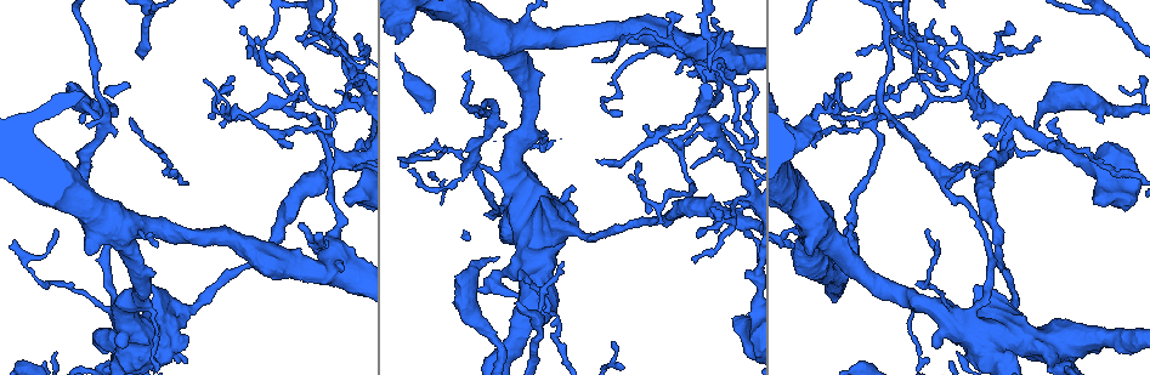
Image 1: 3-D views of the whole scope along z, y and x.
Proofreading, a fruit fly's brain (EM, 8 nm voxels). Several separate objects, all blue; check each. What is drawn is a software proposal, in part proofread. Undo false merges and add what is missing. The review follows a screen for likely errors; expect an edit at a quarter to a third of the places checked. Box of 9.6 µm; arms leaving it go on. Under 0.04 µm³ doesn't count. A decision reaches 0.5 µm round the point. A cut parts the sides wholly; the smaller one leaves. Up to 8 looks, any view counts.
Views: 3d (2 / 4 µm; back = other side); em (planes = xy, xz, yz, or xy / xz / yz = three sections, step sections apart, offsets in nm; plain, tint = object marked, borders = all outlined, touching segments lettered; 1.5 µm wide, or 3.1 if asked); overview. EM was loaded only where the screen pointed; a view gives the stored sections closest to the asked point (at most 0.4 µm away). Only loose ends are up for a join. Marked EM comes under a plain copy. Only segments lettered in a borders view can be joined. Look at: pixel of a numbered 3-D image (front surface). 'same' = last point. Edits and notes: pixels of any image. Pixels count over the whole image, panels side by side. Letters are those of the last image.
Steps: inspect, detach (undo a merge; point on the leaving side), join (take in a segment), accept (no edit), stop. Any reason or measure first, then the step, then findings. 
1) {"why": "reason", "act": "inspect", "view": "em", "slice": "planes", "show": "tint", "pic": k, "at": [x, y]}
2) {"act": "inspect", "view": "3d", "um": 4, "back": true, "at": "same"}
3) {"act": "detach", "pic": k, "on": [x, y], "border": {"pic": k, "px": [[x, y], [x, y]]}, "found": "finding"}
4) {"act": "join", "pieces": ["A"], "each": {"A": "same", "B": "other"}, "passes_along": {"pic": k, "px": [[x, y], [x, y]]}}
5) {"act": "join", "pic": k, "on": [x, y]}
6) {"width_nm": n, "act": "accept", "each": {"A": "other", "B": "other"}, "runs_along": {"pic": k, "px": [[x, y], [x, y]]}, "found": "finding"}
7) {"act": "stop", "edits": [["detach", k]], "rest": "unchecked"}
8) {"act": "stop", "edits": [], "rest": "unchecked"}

{"why": "free end", "act": "inspect", "view": "em", "slice": "planes", "show": "borders", "pic": 1, "at": [724, 201]}

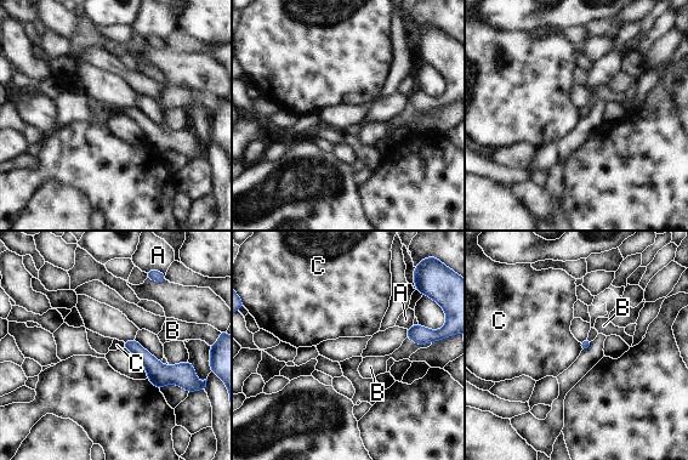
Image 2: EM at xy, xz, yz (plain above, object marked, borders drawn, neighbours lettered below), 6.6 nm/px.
{"longest_contact_nm": ["B", 160], "act": "accept", "each": {"A": "other", "B": "other", "C": "other"}, "runs_along": {"pic": 2, "px": [[126, 344], [163, 375], [180, 380]]}, "found": "no lettered segment goes on from it"}

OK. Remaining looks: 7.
{"why": "sharp bend", "act": "inspect", "view": "3d", "um": 2, "pic": 1, "at": [686, 57]}

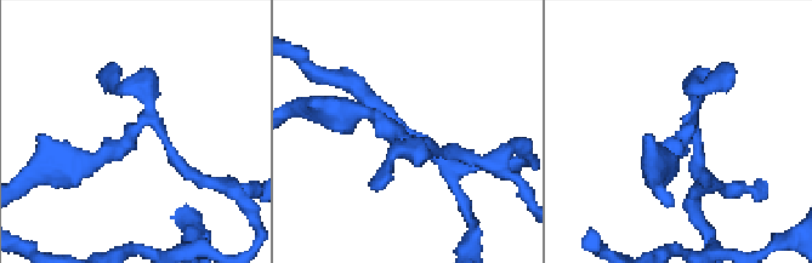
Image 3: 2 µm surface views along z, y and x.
{"why": "now the EM", "act": "inspect", "view": "em", "slice": "planes", "show": "tint", "pic": 3, "at": [409, 137]}

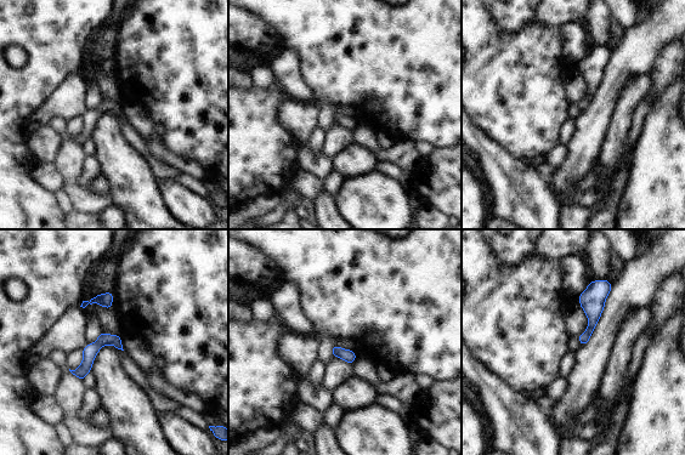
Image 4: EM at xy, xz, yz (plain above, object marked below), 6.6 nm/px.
{"act": "inspect", "view": "em", "slice": "planes", "show": "borders", "at": "same"}

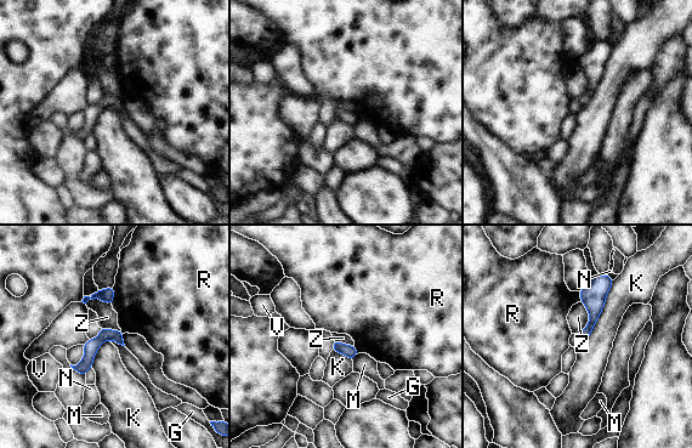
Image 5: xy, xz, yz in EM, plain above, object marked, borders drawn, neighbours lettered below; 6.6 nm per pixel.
{"act": "accept", "each": {"G": "other", "K": "other", "M": "other", "N": "other", "R": "other", "V": "other", "Z": "other"}, "runs_along": {"pic": 5, "px": [[119, 334], [105, 335], [79, 369]]}, "found": "one neuron here"}

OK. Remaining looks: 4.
{"why": "end of a long branch", "act": "inspect", "view": "em", "slice": "planes", "show": "tint", "pic": 1, "at": [622, 111]}

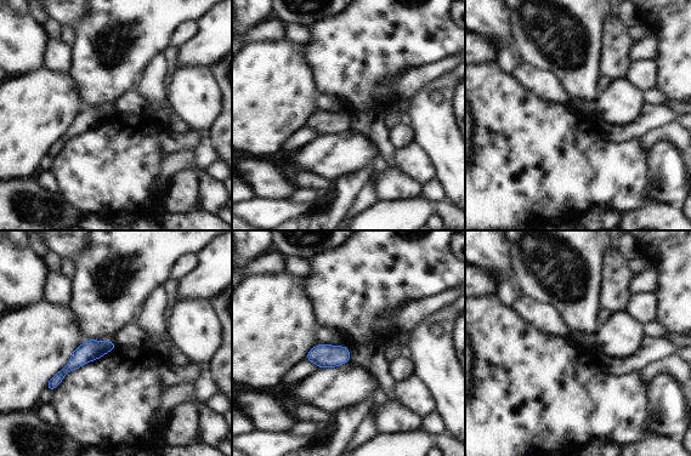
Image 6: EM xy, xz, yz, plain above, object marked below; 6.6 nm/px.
{"act": "inspect", "view": "em", "slice": "planes", "show": "borders", "at": "same"}

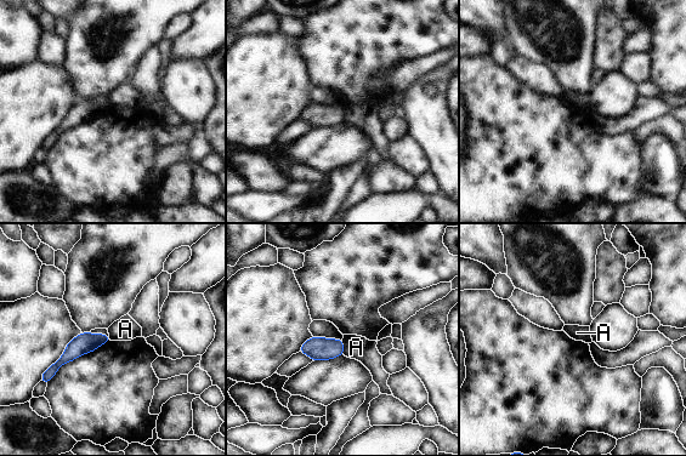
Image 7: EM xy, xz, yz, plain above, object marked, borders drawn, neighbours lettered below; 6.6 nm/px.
{"longest_contact_nm": ["A", 110], "act": "accept", "each": {"A": "other"}, "border": {"pic": 7, "px": [[342, 338], [344, 354]]}, "found": "no lettered segment goes on from it"}

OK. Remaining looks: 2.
{"act": "stop", "edits": [], "rest": "unchecked"}

